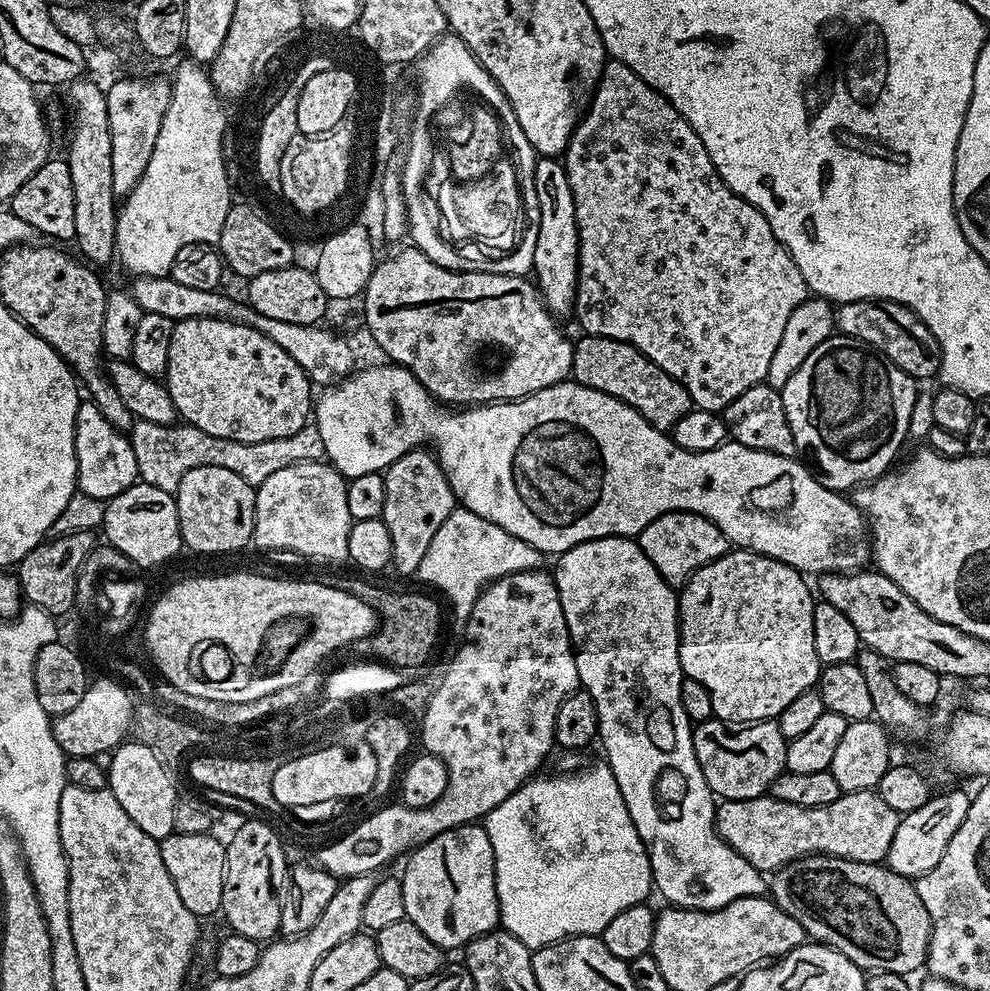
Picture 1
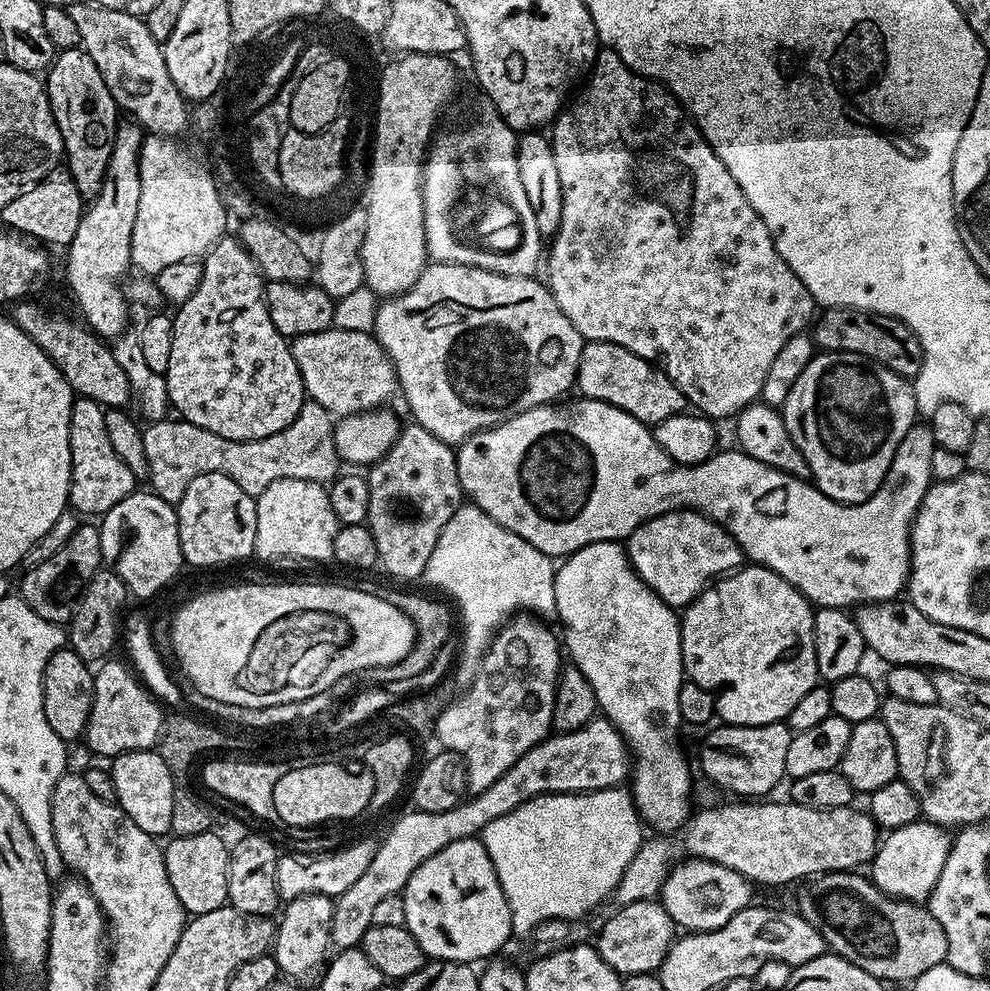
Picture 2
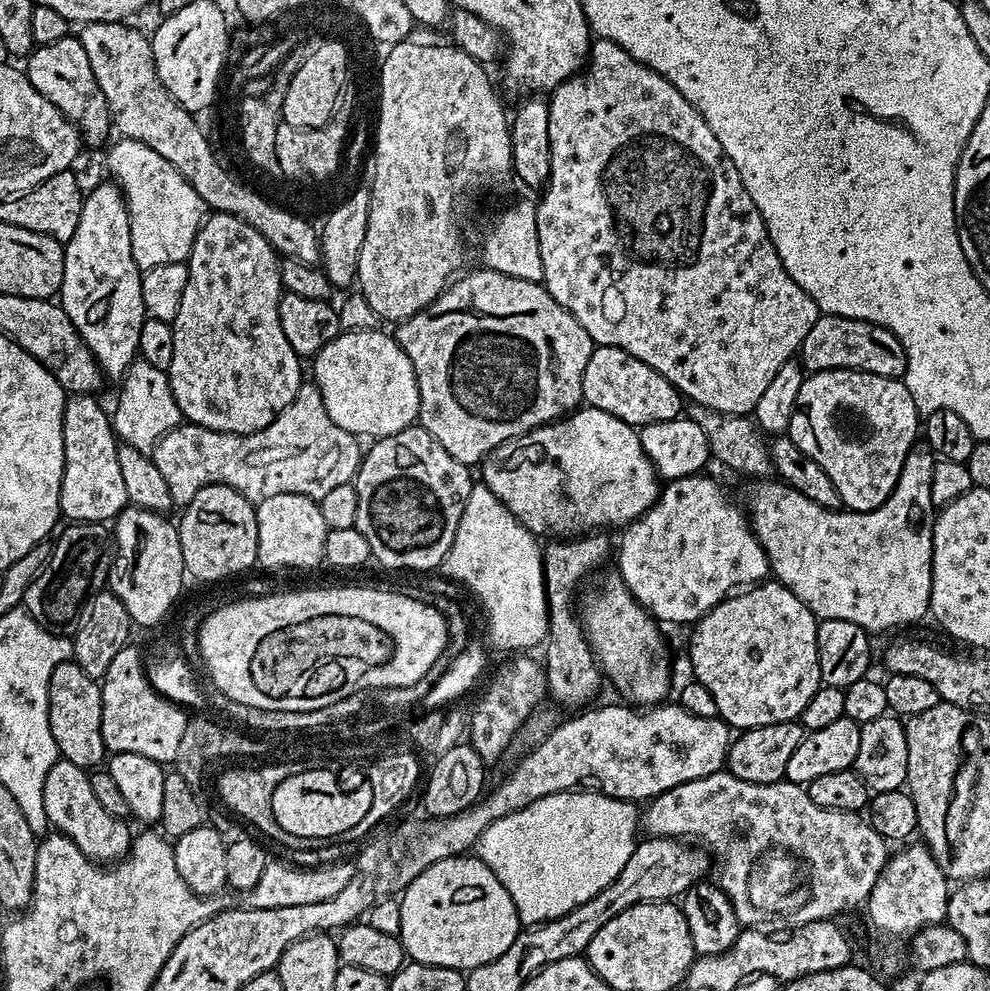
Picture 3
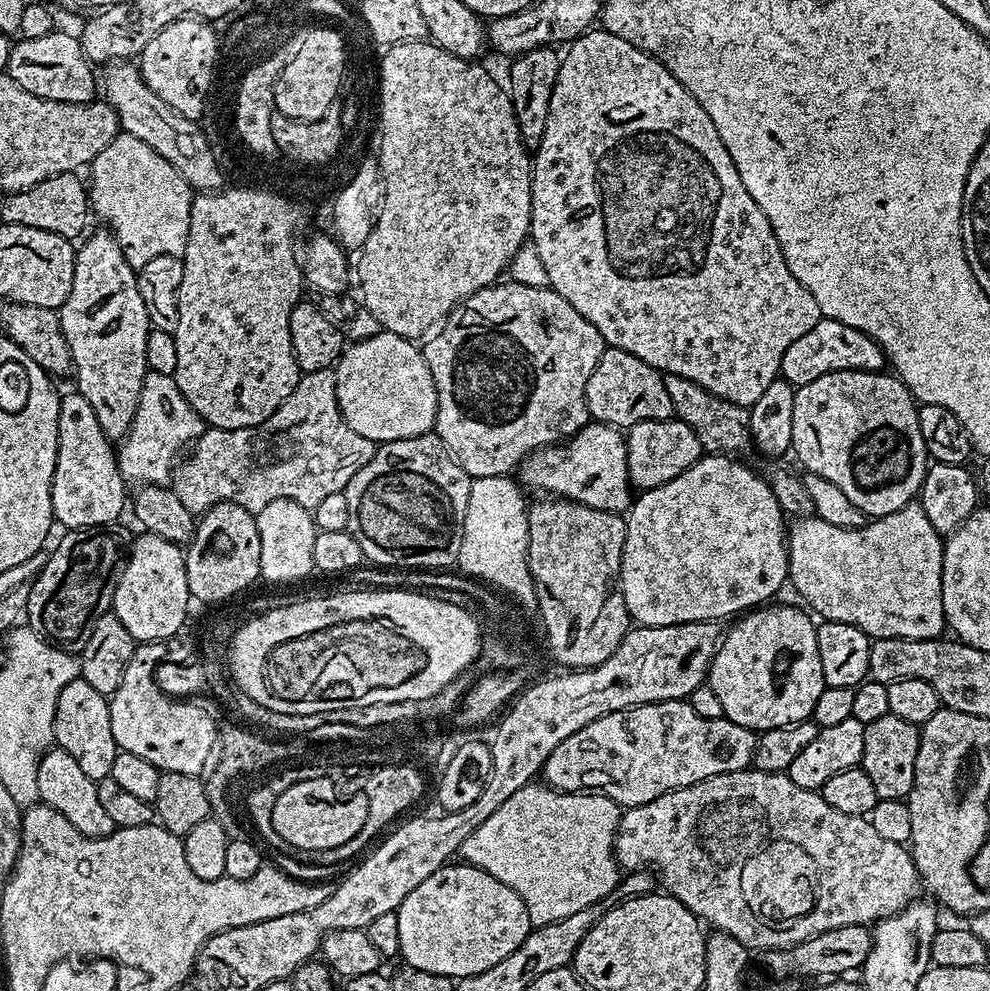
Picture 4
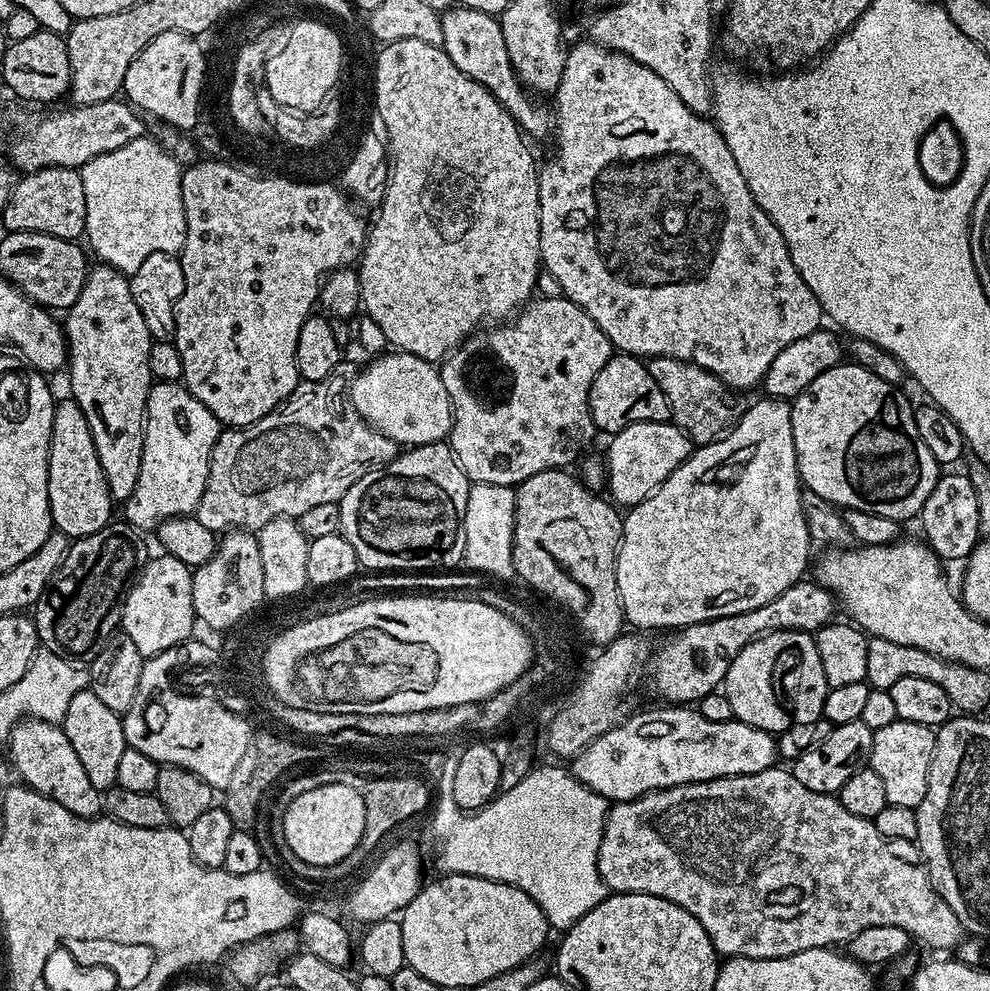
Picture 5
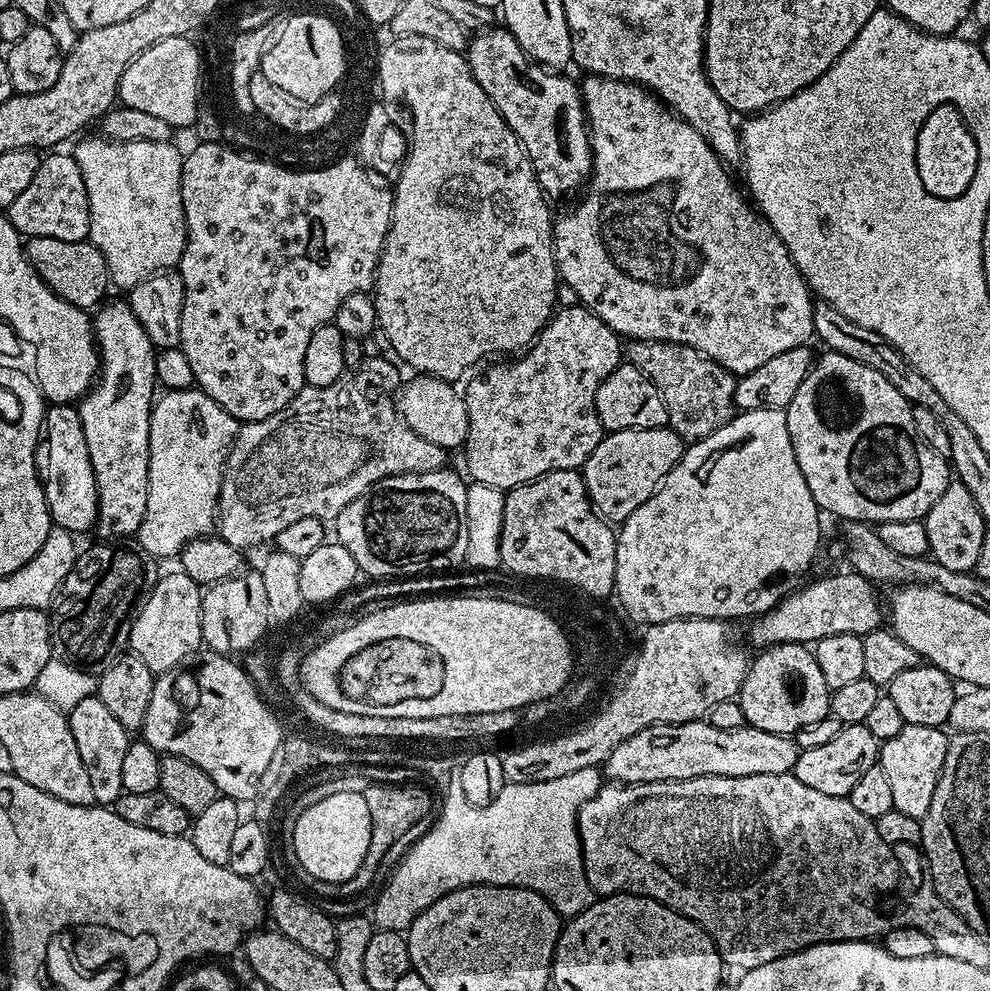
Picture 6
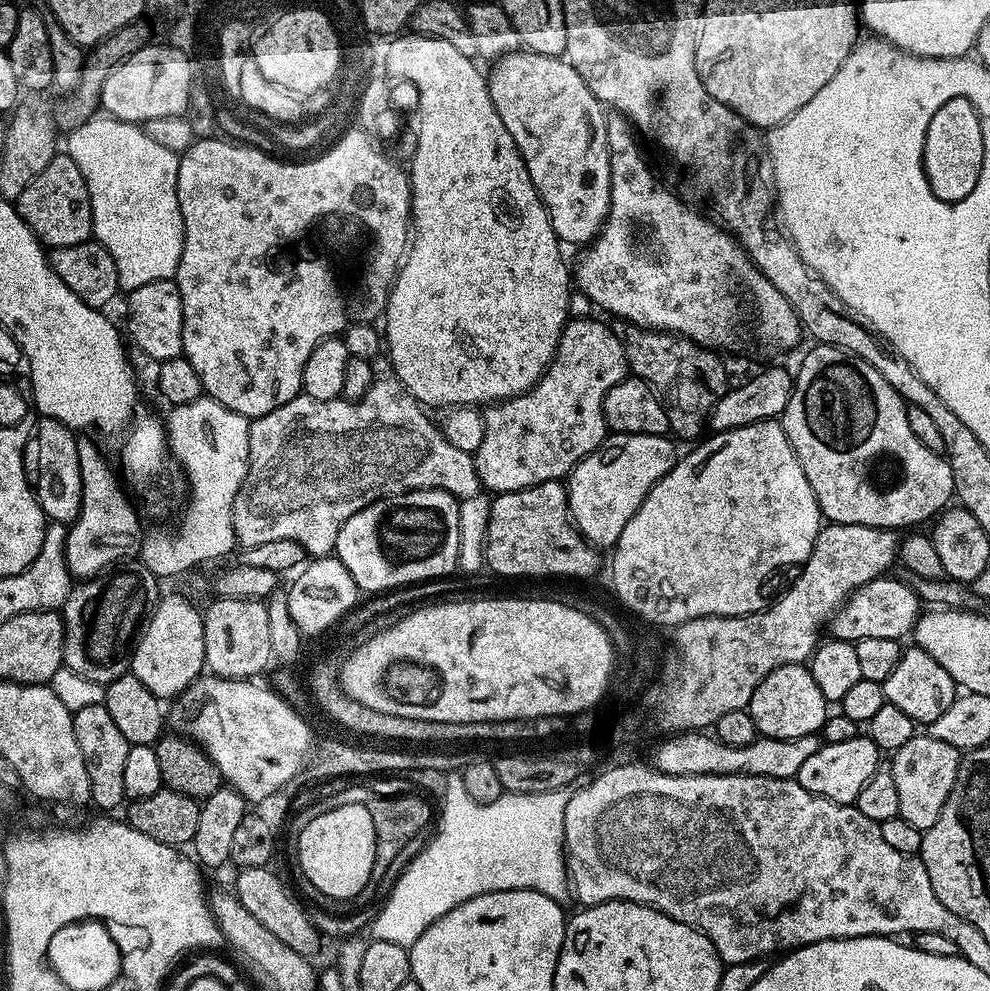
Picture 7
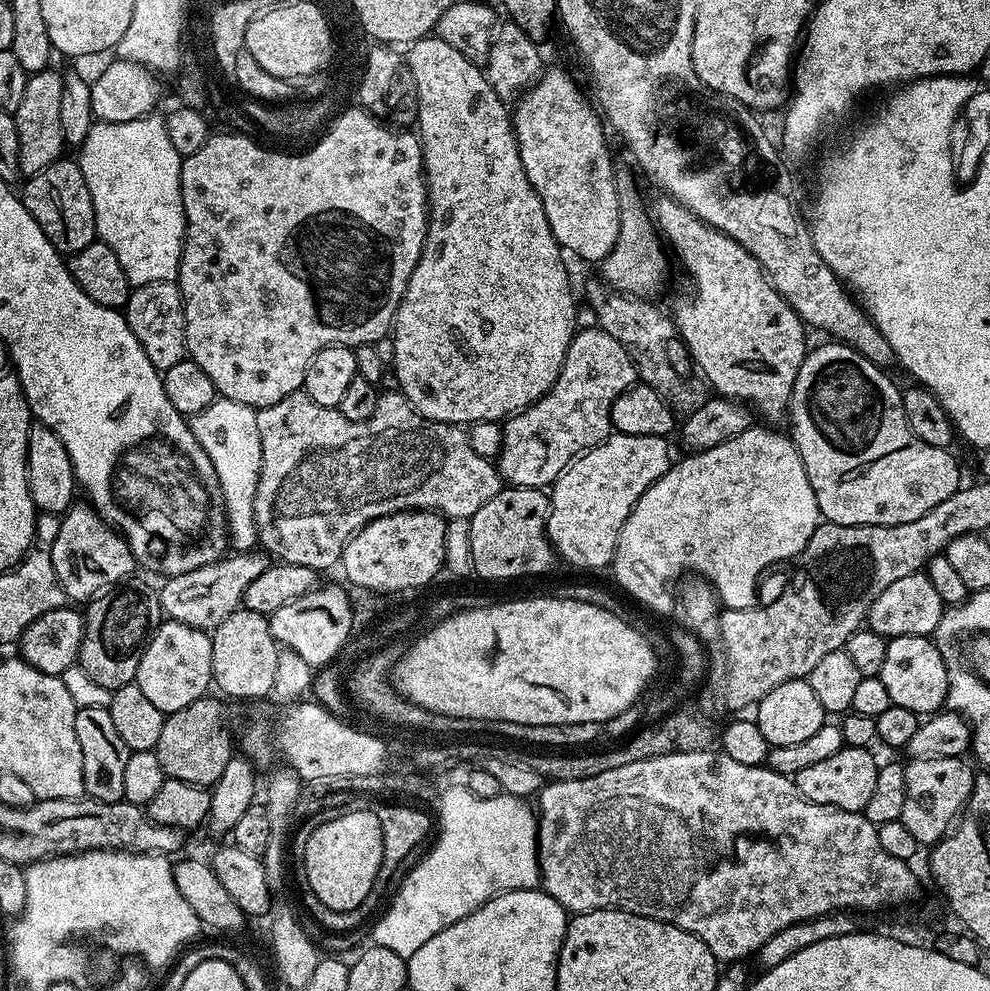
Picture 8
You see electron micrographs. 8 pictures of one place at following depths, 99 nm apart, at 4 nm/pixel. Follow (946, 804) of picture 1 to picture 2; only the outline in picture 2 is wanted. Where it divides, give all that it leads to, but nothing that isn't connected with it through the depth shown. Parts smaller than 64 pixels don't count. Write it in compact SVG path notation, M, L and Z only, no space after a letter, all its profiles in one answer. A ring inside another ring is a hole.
M923 818L910 826L891 829L881 839L870 861L870 879L887 896L894 896L897 900L927 901L942 874L942 866L946 866L946 858L952 848L952 840L944 832L947 831L941 825Z

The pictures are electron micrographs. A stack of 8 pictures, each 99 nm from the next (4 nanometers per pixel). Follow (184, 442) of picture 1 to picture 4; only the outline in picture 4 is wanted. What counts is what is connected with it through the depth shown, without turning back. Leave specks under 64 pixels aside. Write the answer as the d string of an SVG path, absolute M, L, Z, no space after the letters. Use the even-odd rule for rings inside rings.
M323 368L303 373L290 398L286 398L286 402L282 402L266 422L253 428L205 427L187 455L177 463L170 484L182 506L193 514L206 513L216 504L237 504L255 514L275 500L293 500L304 508L315 510L322 498L343 492L350 478L354 478L354 474L374 458L376 449L373 440L362 438L362 434L346 426L336 397L335 371Z

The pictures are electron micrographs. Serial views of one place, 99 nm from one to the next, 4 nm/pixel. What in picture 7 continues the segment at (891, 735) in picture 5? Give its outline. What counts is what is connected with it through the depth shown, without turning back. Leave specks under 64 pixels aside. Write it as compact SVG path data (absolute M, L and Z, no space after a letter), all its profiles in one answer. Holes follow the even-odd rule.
M927 734L912 736L906 746L891 753L890 763L898 789L899 816L910 822L910 826L914 826L921 834L938 822L938 814L942 814L946 798L950 798L950 790L954 790L961 759L961 749L950 746L950 742L942 742L942 738Z

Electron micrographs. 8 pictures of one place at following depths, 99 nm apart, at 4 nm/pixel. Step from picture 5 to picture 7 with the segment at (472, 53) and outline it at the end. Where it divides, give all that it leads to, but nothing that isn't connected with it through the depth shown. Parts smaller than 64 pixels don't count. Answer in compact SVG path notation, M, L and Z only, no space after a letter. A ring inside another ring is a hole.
M521 50L507 52L491 65L492 73L486 79L494 110L502 118L502 126L510 130L510 138L518 146L524 159L530 182L538 190L540 201L548 212L556 236L565 244L587 246L592 243L604 227L604 219L610 210L610 154L608 153L608 120L605 105L582 82L582 74L570 66L567 59L547 56L537 52Z

